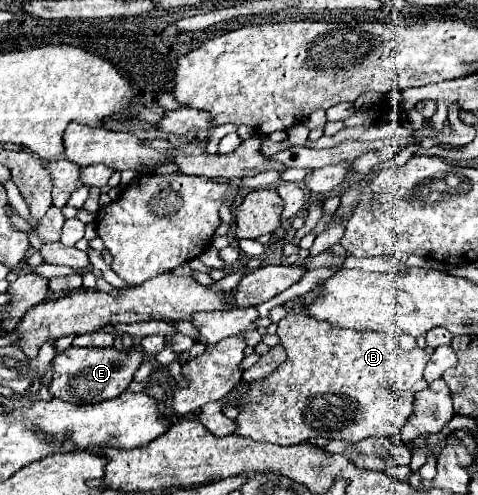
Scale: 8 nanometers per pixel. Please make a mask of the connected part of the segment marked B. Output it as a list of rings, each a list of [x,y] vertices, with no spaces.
[[[318,283],[280,319],[276,335],[288,351],[288,361],[266,381],[250,385],[250,403],[240,407],[236,419],[238,435],[274,445],[298,445],[312,437],[360,441],[366,437],[392,437],[414,413],[414,395],[428,387],[422,371],[430,354],[417,345],[412,335],[340,329],[328,321],[312,319],[308,307],[320,291],[322,285]]]

